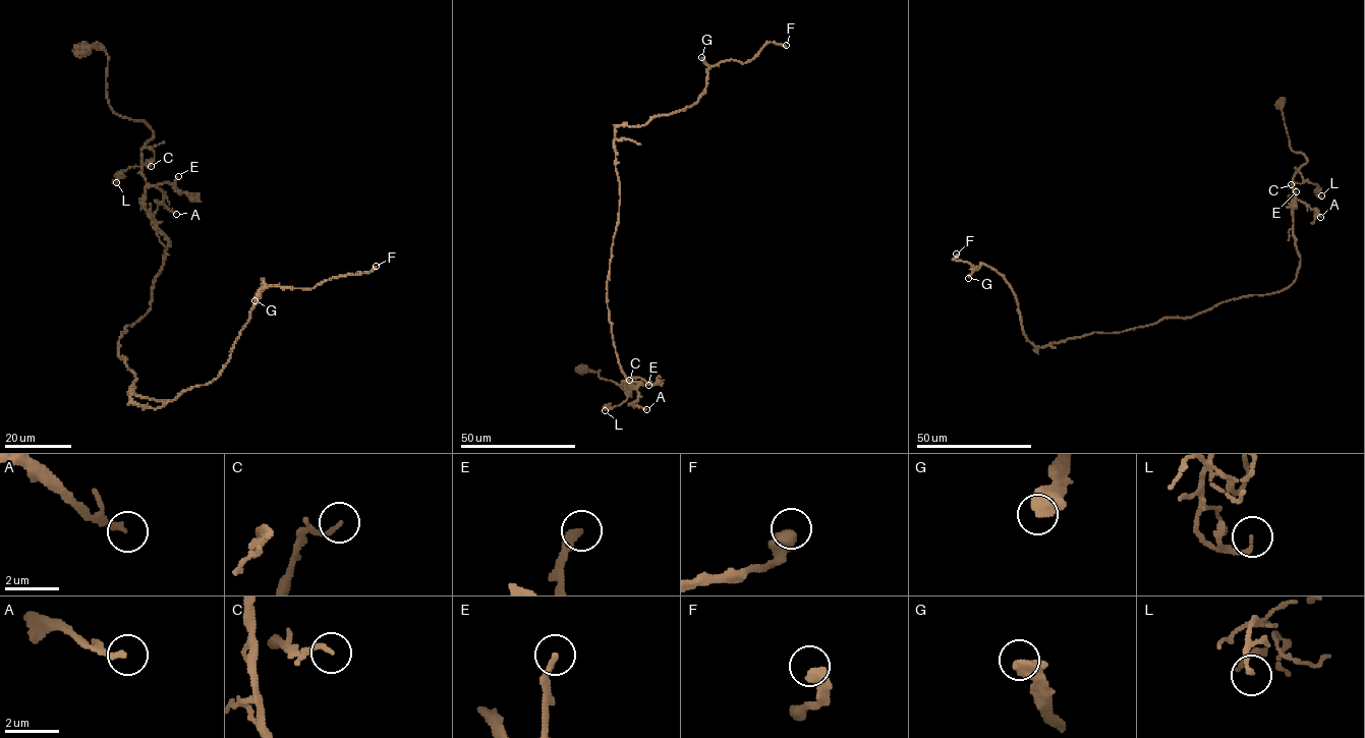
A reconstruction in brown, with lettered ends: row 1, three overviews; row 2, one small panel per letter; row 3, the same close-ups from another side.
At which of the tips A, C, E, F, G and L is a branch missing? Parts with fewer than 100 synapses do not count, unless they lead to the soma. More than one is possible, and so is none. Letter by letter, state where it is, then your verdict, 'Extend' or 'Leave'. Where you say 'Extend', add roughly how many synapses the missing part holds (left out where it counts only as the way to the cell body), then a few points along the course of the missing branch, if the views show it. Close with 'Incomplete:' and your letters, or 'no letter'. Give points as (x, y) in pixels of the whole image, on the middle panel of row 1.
A: Place: (646, 409). Leave
C: Place: (629, 380). Leave
E: Place: (648, 385). Leave
F: Place: (786, 45). Leave
G: Place: (701, 57). Extend. Roughly 400 synapses. Course of what is missing: (701, 57), (704, 51), (747, 67), (804, 68), (809, 74), (822, 75), (839, 59), (845, 30)
L: Place: (605, 410). Leave
Incomplete: G

